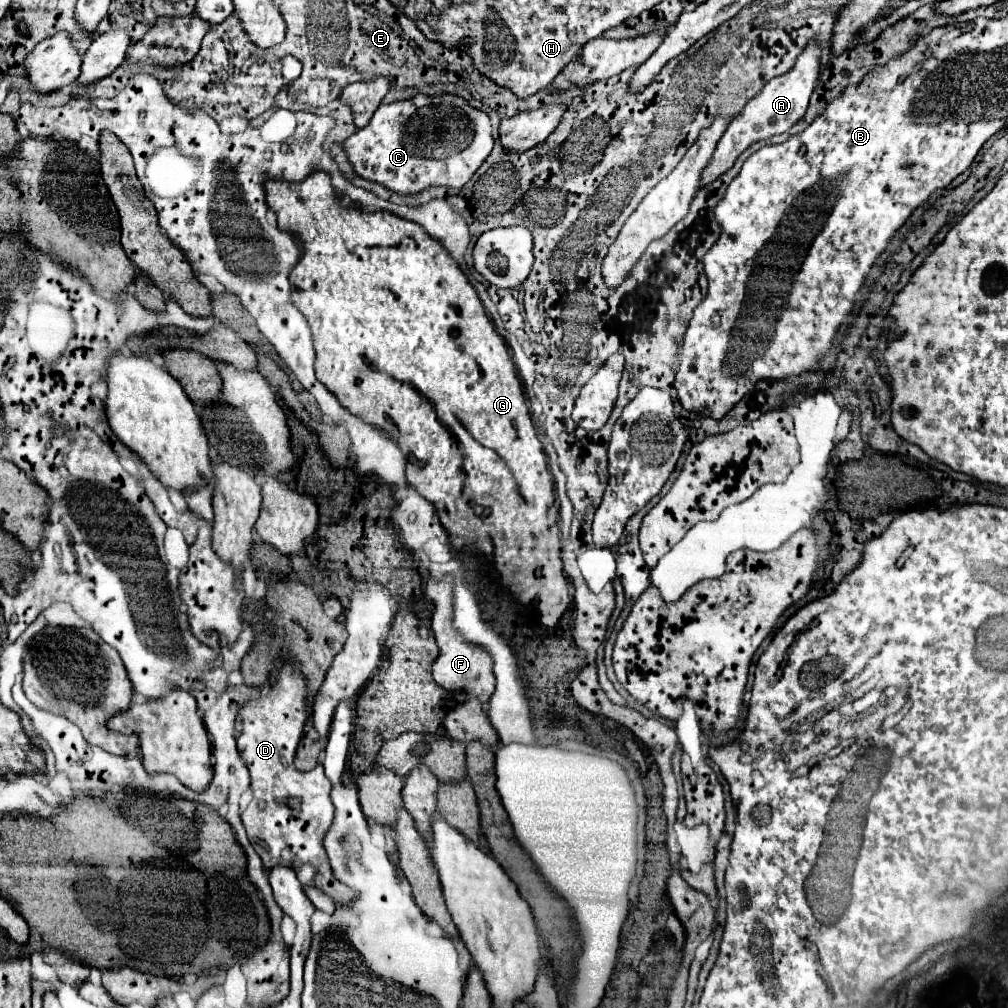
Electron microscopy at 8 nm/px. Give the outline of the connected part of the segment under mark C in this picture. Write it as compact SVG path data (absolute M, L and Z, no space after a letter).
M417 92L407 100L381 104L365 128L345 140L345 152L355 172L397 194L415 194L429 186L461 188L493 150L489 116L457 94L427 96Z

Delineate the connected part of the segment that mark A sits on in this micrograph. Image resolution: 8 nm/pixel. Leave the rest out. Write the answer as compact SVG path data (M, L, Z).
M811 38L811 40L807 40L807 46L803 48L803 52L797 56L795 66L787 74L771 78L759 90L759 94L745 104L745 108L729 124L727 132L723 134L723 138L717 142L717 150L713 154L711 166L707 166L707 170L703 172L703 186L713 182L723 172L727 172L733 166L733 162L737 160L737 156L747 146L751 146L757 140L771 138L773 134L787 132L805 114L809 98L811 98L811 92L813 92L813 88L817 84L817 78L819 78L819 60L821 60L821 44Z

